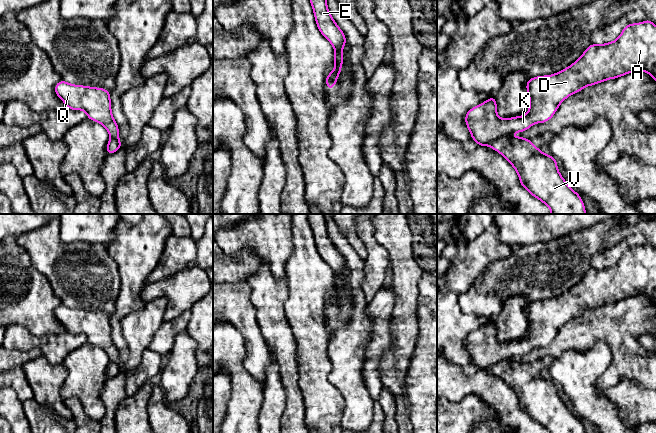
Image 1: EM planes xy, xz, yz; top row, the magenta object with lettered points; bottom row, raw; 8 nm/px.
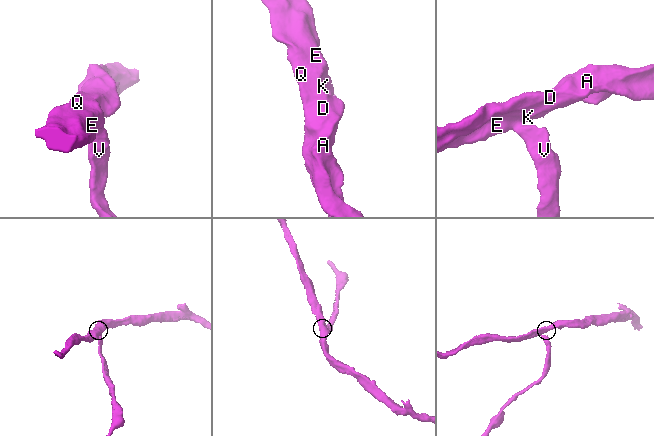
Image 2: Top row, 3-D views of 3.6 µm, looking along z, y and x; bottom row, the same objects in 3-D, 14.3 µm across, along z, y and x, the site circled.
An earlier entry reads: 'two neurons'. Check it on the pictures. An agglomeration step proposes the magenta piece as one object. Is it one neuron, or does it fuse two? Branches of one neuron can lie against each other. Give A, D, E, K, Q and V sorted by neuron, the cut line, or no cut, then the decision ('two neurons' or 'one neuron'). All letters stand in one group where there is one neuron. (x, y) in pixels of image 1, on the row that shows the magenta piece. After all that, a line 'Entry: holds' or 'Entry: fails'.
A D E K Q / V; cut in yz along (506, 135), (496, 138), (489, 145); two neurons
Entry: holds

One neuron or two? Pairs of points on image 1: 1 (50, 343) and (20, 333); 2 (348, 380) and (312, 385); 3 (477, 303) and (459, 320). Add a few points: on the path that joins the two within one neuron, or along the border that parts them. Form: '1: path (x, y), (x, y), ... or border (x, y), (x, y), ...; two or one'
1: path (43, 343), (27, 340); one
2: border (329, 359), (328, 380), (344, 402); two
3: border (458, 293), (458, 304), (464, 312), (490, 319); two

